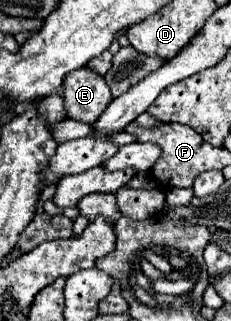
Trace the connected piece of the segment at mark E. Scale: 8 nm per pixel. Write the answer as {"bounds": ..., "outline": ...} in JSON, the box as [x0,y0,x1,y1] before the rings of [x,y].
{"bounds":[64,68,112,124],"outline":[[[78,68],[64,78],[64,108],[70,120],[94,124],[104,108],[110,104],[112,94],[102,76],[90,68]]]}

